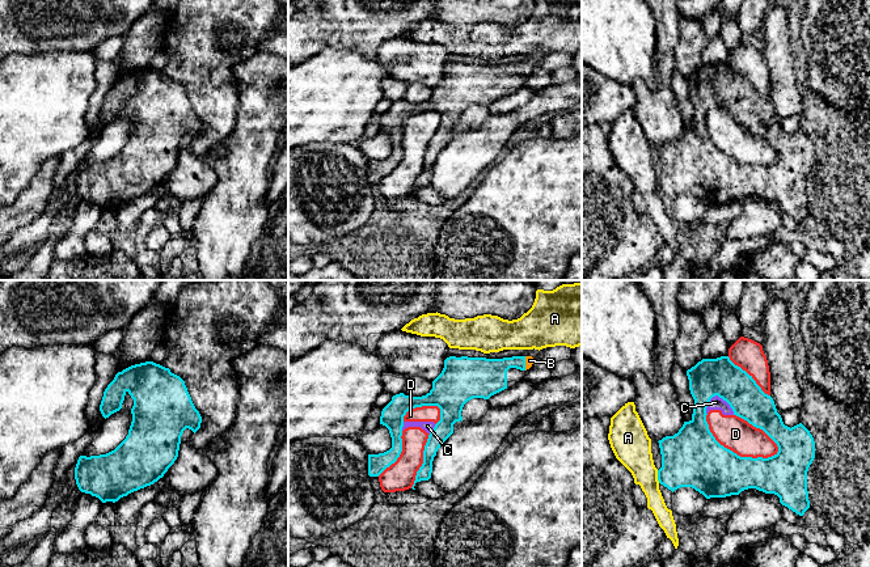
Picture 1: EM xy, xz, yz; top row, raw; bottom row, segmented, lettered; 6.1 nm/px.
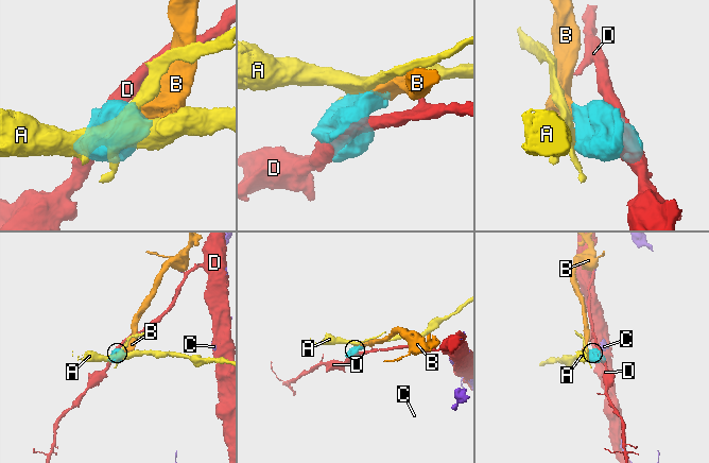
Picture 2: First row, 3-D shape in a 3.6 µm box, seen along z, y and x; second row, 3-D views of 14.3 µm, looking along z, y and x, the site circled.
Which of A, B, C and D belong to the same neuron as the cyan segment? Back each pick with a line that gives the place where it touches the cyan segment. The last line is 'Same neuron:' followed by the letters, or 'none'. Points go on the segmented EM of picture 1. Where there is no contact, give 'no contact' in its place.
B: xz (524, 363)
Same neuron: B

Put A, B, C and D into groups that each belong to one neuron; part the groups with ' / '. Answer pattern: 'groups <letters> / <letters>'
groups A / B / C D

